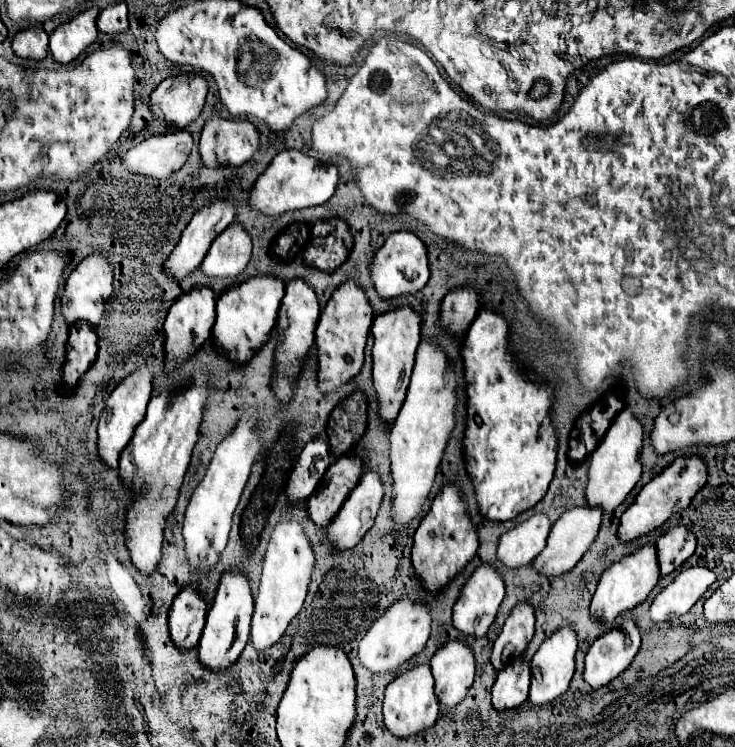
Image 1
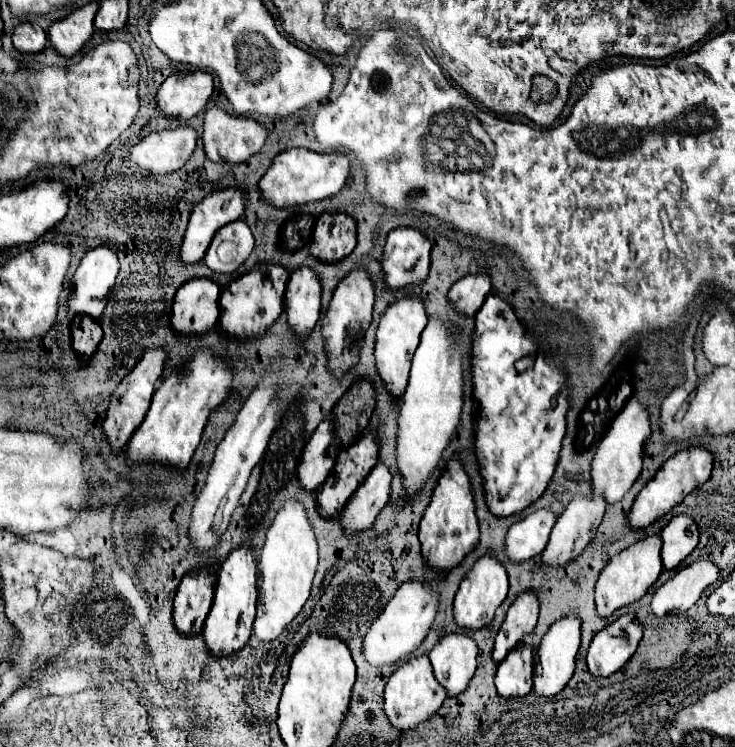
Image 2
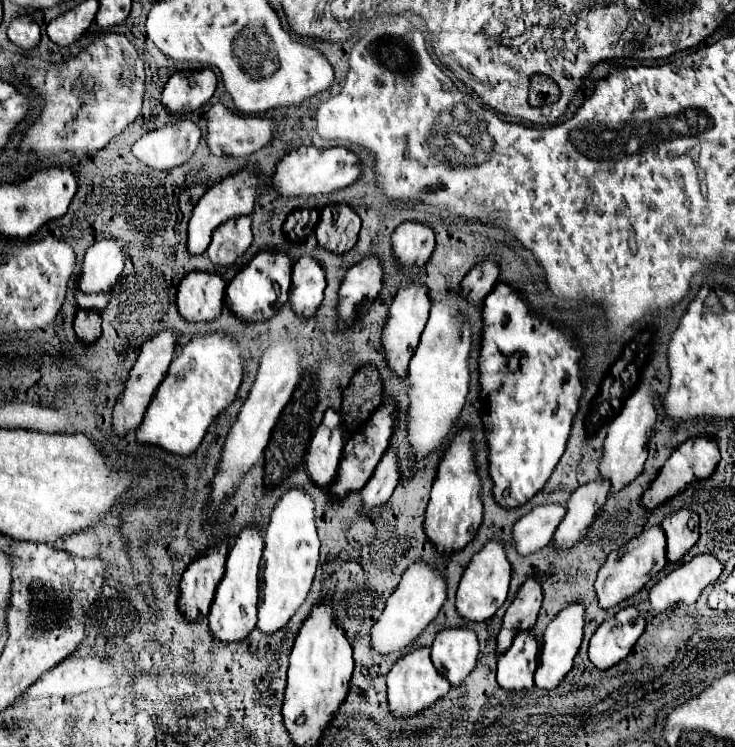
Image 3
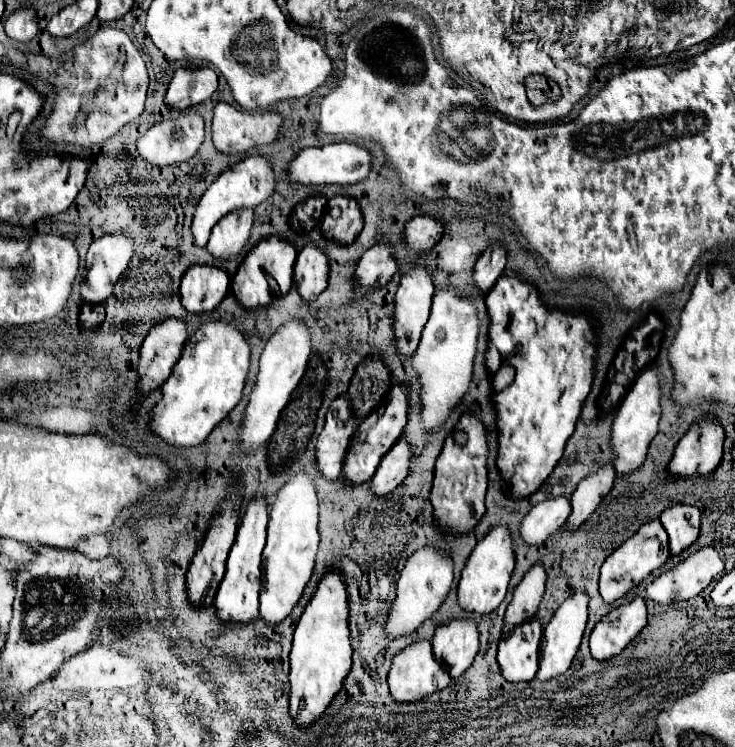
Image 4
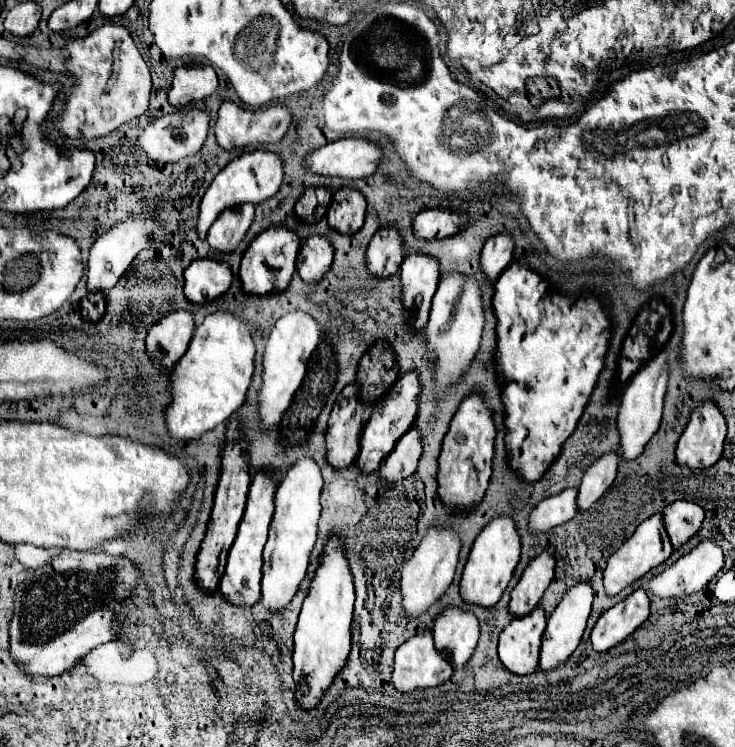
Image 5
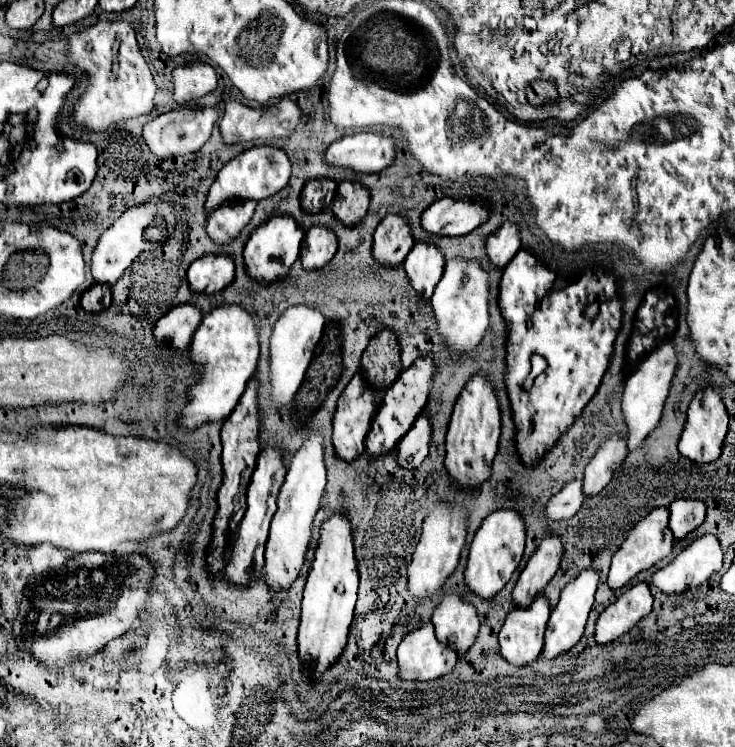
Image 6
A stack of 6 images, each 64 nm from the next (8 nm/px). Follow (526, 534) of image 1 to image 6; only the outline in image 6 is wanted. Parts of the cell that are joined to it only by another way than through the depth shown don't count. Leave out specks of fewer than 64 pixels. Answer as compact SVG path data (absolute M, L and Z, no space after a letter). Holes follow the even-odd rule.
M572 480L556 496L552 496L546 506L546 516L550 516L550 520L570 518L580 510L584 500L586 494L582 492L582 480Z

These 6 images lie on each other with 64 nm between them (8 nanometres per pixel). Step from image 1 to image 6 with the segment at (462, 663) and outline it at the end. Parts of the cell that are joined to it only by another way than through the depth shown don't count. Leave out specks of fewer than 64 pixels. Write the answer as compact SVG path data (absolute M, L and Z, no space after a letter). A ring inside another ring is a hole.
M448 592L442 596L440 604L434 608L432 624L440 642L452 644L458 650L458 656L474 644L480 626L476 608L458 592Z

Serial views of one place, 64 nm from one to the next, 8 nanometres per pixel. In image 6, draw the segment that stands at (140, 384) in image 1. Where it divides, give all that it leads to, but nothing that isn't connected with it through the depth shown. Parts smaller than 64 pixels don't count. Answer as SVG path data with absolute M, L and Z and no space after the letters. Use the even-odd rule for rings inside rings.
M192 302L172 308L166 316L162 316L156 322L154 328L156 344L168 343L178 350L184 350L190 344L192 334L196 332L200 320L202 320L202 312Z

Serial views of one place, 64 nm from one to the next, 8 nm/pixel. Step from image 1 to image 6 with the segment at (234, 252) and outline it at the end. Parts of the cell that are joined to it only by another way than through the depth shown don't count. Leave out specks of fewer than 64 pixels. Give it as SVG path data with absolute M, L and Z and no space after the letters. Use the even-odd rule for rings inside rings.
M256 200L222 202L220 206L214 208L212 216L208 218L208 228L206 228L208 236L218 244L230 242L248 224L254 208L256 208Z

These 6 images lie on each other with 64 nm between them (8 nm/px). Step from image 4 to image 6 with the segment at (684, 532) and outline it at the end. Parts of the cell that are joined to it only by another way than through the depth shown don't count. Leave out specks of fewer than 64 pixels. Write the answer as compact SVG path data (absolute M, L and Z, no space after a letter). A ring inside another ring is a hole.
M676 500L670 504L670 530L680 540L704 522L706 504L702 500Z

